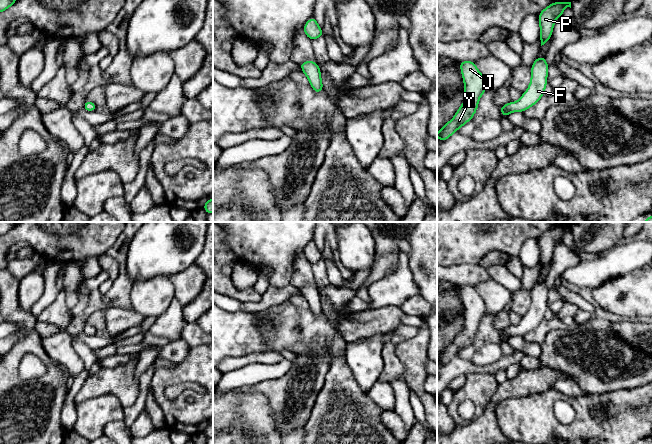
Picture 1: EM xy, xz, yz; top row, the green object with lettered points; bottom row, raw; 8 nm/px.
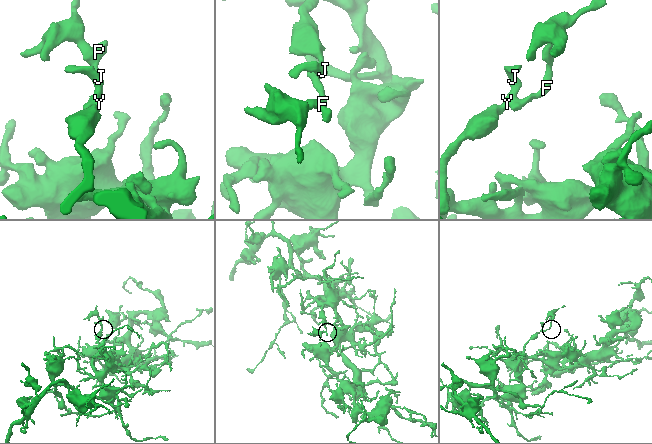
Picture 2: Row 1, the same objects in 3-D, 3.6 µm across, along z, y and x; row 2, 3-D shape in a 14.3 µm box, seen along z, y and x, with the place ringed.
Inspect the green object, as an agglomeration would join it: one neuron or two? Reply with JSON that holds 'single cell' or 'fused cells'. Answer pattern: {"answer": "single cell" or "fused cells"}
{"answer": "single cell"}

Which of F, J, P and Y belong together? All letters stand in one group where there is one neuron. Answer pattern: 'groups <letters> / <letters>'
groups F J P Y

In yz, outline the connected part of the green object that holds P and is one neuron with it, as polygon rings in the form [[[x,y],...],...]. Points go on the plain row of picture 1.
[[[553,226],[539,237],[541,270],[551,261],[554,247],[557,241],[562,241],[563,234],[566,231],[571,232],[571,226]]]

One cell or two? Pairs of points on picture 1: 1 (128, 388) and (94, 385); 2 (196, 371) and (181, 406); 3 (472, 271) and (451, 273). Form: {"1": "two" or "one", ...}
{"1": "one", "2": "one", "3": "one"}

